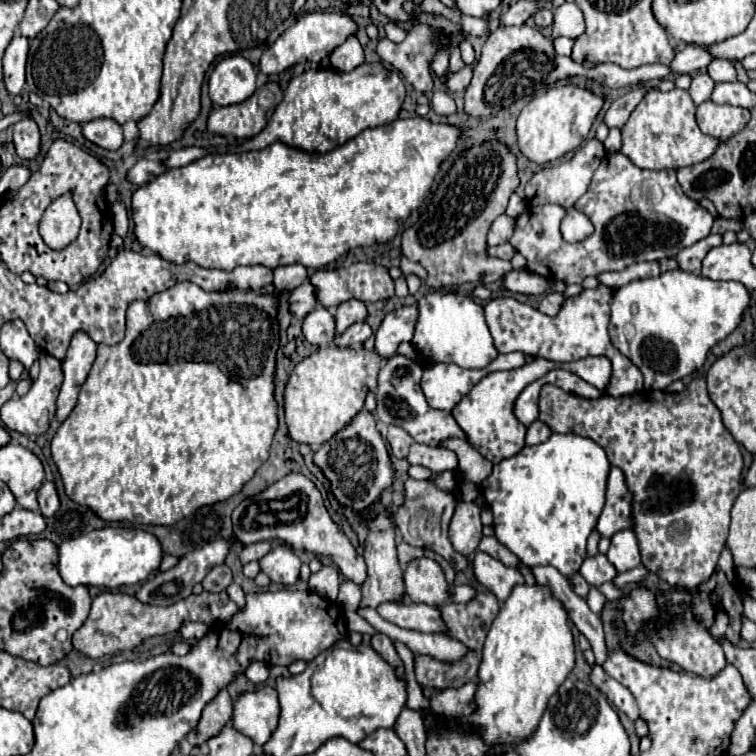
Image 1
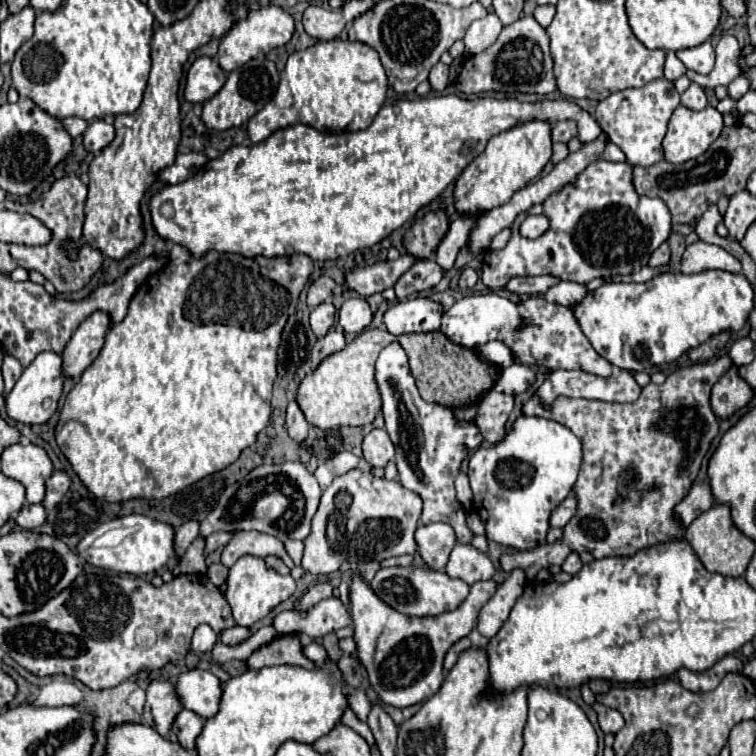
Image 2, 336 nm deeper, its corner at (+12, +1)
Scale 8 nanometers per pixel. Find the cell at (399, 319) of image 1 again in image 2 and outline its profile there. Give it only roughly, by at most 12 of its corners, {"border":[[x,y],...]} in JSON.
{"border":[[394,303],[384,315],[392,335],[440,329],[440,303]]}

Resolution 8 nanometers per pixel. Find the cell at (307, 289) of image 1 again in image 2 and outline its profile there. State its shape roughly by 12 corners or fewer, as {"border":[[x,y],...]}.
{"border":[[328,275],[308,289],[308,307],[316,307],[334,295],[336,281]]}

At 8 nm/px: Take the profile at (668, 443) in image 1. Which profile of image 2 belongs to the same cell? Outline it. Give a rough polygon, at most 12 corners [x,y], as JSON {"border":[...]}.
{"border":[[730,355],[648,383],[634,403],[558,397],[524,415],[582,441],[562,539],[506,553],[628,557],[684,539],[672,517],[718,421]]}

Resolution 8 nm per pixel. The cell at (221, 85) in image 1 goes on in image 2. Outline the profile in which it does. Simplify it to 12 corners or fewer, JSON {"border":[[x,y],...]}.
{"border":[[198,57],[186,73],[184,99],[204,103],[226,75],[214,59]]}

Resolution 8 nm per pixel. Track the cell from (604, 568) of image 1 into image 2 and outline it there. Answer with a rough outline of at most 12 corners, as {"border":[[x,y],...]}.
{"border":[[570,553],[562,563],[562,571],[576,575],[582,567],[580,557]]}

